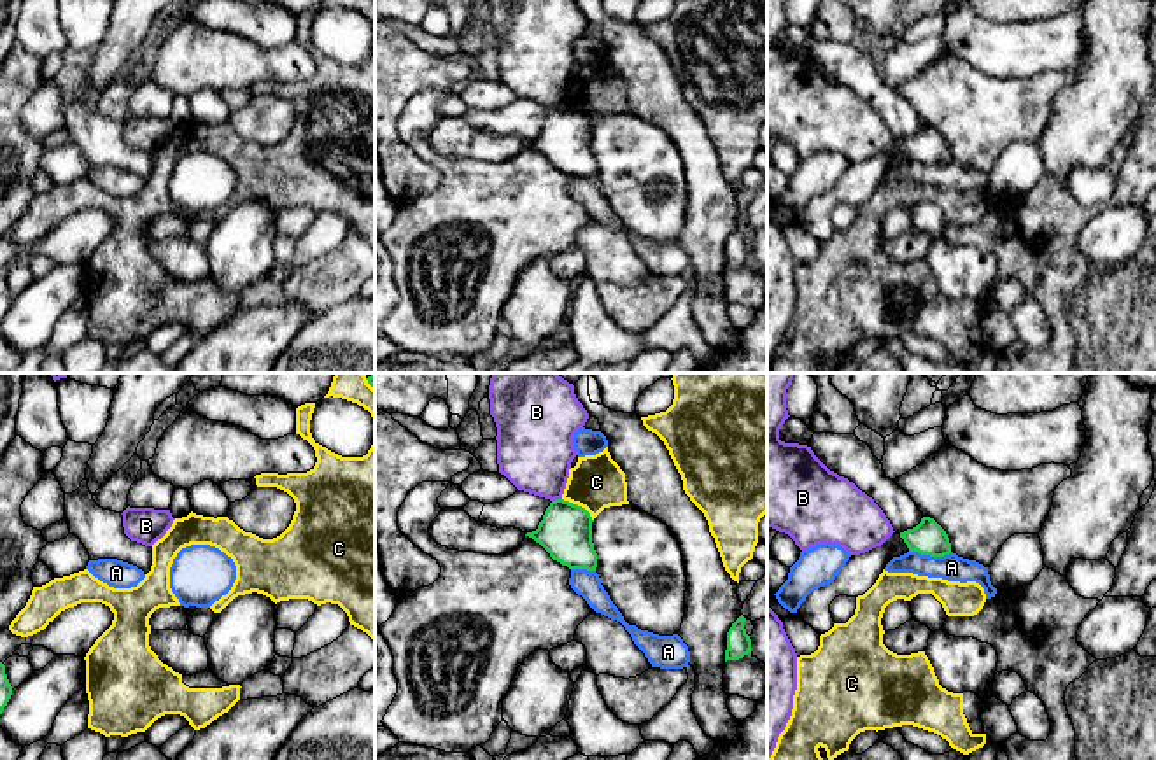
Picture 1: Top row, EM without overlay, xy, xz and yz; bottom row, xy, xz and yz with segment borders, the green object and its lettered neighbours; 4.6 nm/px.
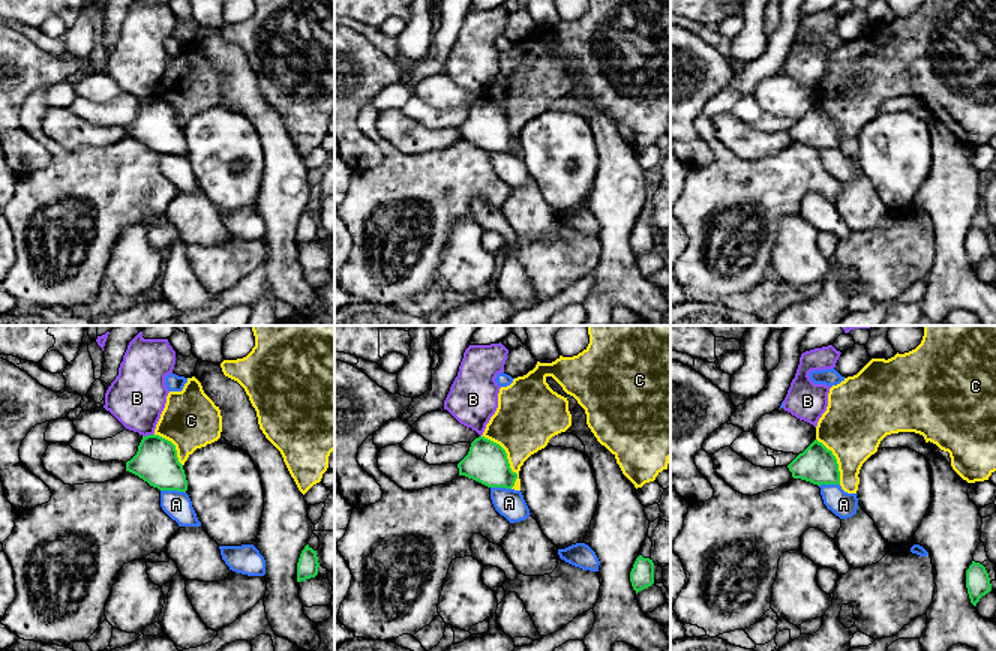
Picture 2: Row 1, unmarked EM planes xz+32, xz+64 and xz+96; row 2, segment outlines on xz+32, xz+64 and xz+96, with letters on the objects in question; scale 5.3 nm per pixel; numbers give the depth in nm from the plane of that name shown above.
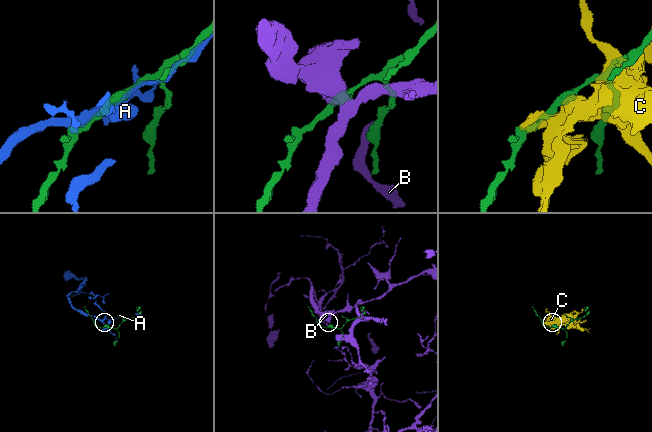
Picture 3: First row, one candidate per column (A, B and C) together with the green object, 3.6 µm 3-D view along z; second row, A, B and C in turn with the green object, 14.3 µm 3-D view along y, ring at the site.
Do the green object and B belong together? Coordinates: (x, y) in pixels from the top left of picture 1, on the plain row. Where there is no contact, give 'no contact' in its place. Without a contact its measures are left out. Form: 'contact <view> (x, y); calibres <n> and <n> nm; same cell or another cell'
contact xz (556, 107); calibres 240 and 360 nm; another cell

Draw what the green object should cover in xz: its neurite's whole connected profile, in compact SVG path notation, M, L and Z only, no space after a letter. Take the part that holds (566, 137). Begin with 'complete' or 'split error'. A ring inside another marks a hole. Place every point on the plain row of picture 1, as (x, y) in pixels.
complete; M555 107L546 116L538 137L525 144L539 151L562 173L596 179L597 161L592 151L592 130L585 116Z

